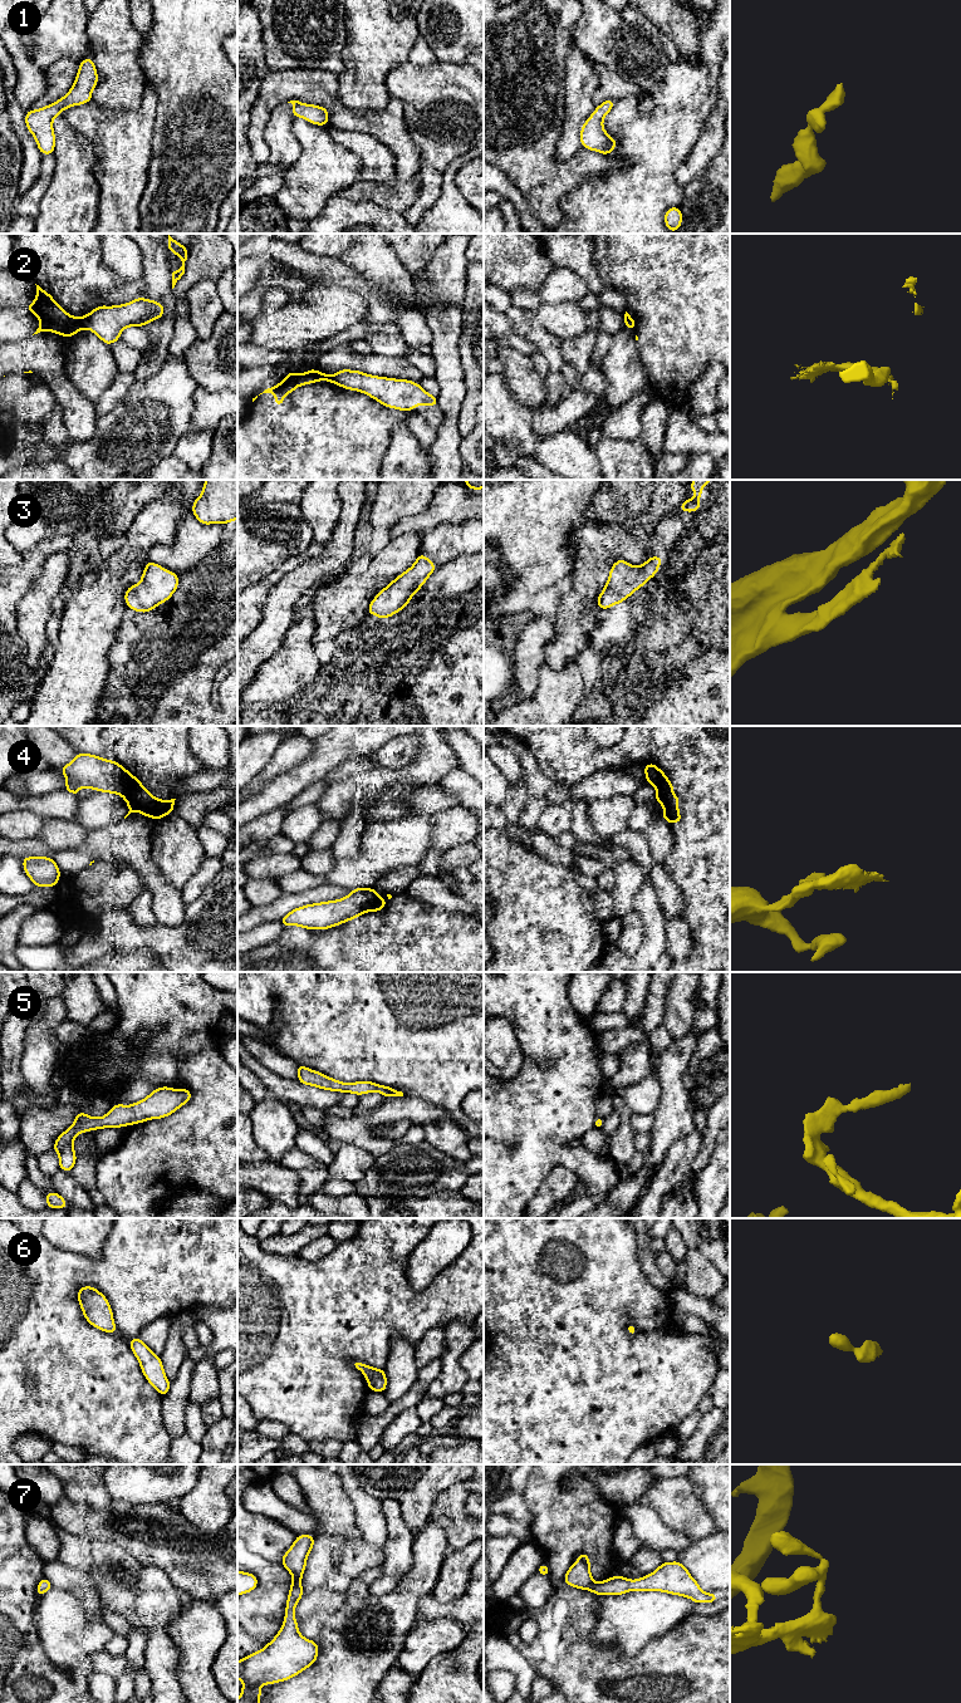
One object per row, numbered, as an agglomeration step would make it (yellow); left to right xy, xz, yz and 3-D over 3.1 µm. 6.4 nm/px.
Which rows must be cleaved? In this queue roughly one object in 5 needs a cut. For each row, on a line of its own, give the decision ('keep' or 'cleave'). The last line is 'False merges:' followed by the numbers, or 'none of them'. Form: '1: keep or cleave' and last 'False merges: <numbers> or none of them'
1: keep
2: cleave
3: keep
4: cleave
5: keep
6: keep
7: keep
False merges: 2, 4

